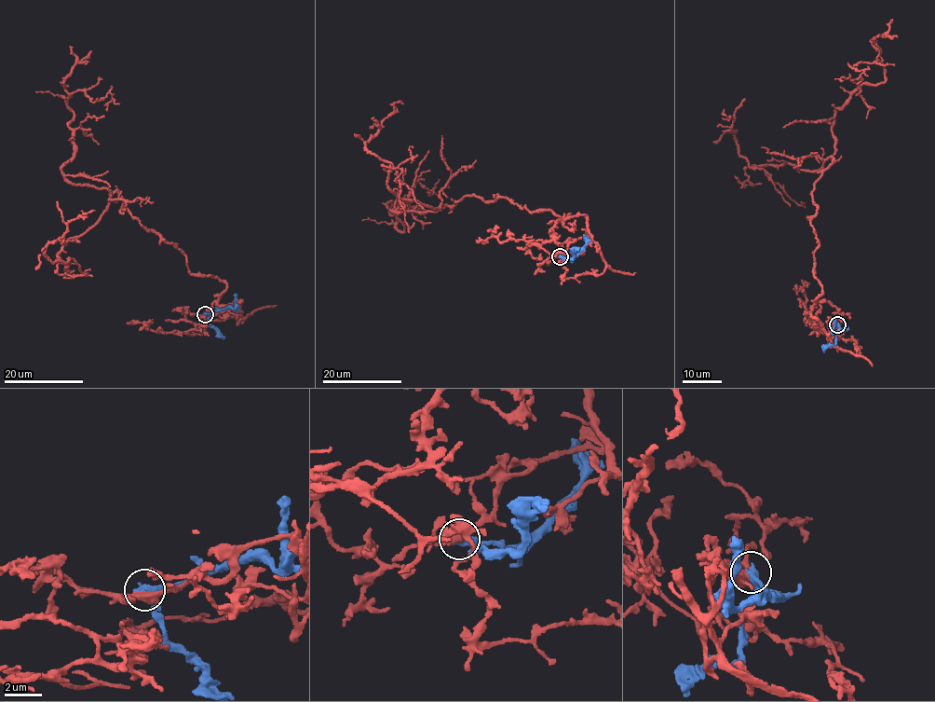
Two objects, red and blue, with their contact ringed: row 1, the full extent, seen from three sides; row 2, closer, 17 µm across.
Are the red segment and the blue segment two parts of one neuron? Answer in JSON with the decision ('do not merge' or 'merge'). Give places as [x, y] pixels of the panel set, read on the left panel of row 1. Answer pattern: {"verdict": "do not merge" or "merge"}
{"verdict": "do not merge"}

